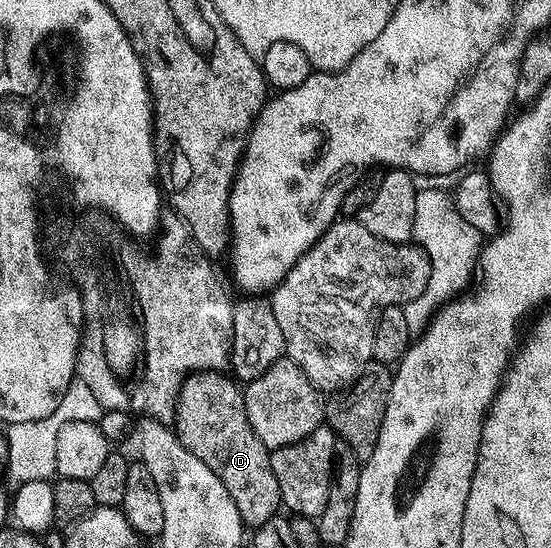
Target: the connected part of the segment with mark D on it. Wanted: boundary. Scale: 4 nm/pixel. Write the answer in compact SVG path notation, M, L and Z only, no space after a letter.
M196 371L186 377L181 390L176 393L176 434L188 453L200 457L200 461L204 461L204 465L224 481L224 489L228 489L232 501L236 501L243 524L257 529L264 525L264 521L279 514L282 494L280 485L276 485L276 473L272 473L271 448L264 446L260 437L252 433L252 425L248 425L248 413L244 409L243 388L227 375L222 371Z

